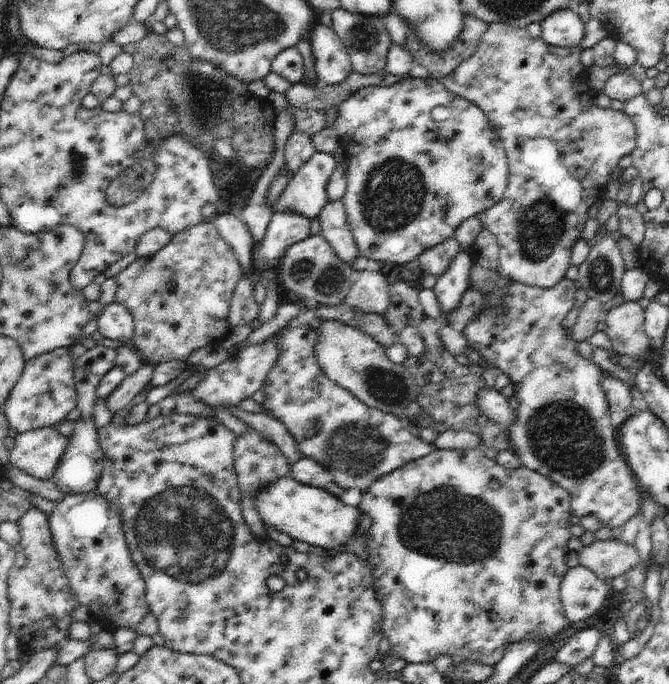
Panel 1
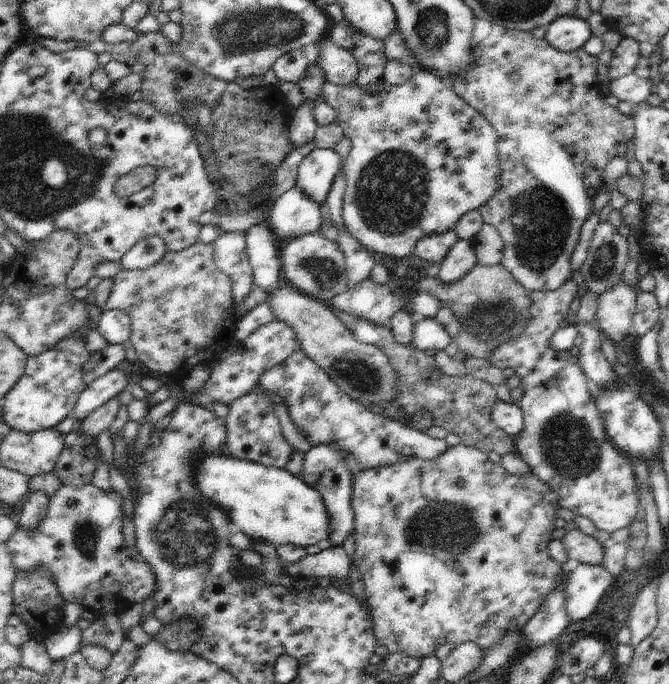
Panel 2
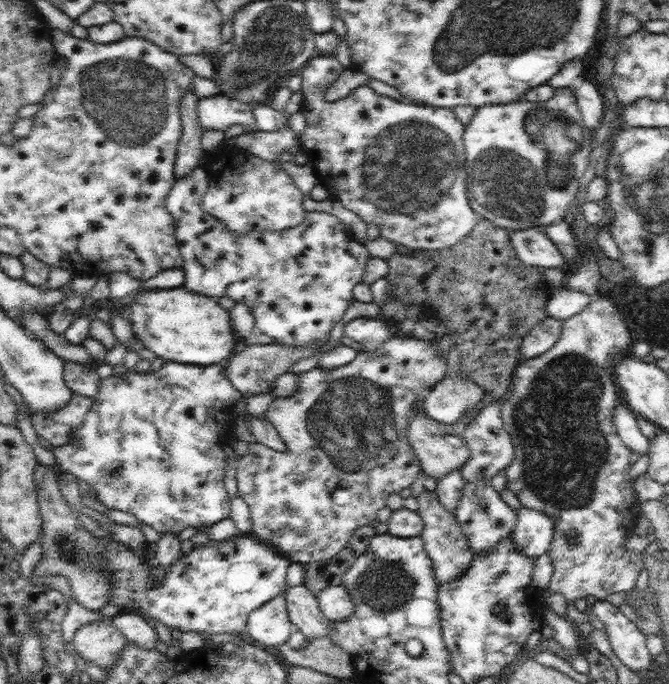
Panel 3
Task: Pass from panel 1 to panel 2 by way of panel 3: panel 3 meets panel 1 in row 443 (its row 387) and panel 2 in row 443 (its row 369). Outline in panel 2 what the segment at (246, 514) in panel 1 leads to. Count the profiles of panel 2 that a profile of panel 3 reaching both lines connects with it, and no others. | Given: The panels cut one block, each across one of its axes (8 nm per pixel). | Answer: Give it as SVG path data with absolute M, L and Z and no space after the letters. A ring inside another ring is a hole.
M257 384L245 396L237 398L233 404L229 404L229 414L223 420L223 424L227 426L227 440L225 440L227 456L237 460L257 462L267 468L279 468L279 470L285 468L285 464L293 458L293 452L297 450L293 450L293 446L287 444L287 440L283 438L279 420L273 414L271 406L275 404L267 398L267 390L263 390L261 384Z

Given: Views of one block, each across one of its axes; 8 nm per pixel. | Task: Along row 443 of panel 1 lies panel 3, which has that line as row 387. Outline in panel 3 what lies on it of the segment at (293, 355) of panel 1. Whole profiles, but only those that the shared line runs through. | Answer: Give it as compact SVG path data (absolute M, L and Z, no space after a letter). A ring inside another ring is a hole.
M391 336L387 340L383 340L383 344L377 346L377 350L363 350L357 352L355 360L351 360L349 364L337 366L337 368L325 368L325 366L315 366L303 374L297 374L297 384L295 384L295 392L291 396L285 398L273 398L273 402L269 404L269 408L265 410L265 420L273 426L273 430L279 432L279 438L285 444L285 450L273 450L267 446L259 446L259 444L249 444L247 448L247 456L243 454L241 458L237 458L237 488L239 488L239 496L243 498L243 502L249 506L249 514L251 514L251 536L265 540L269 544L273 544L275 548L279 548L289 560L299 562L299 564L309 564L315 560L327 560L331 556L335 556L351 538L351 532L361 528L361 526L369 526L373 524L371 520L377 518L377 510L387 506L387 496L389 494L399 494L403 488L411 486L417 478L417 474L421 472L421 464L419 458L415 456L413 448L407 442L407 418L411 416L413 404L417 394L421 394L423 390L427 390L429 384L439 382L445 376L447 370L447 362L443 362L437 352L435 352L435 340L431 342L423 342L423 340L415 340L413 336Z

